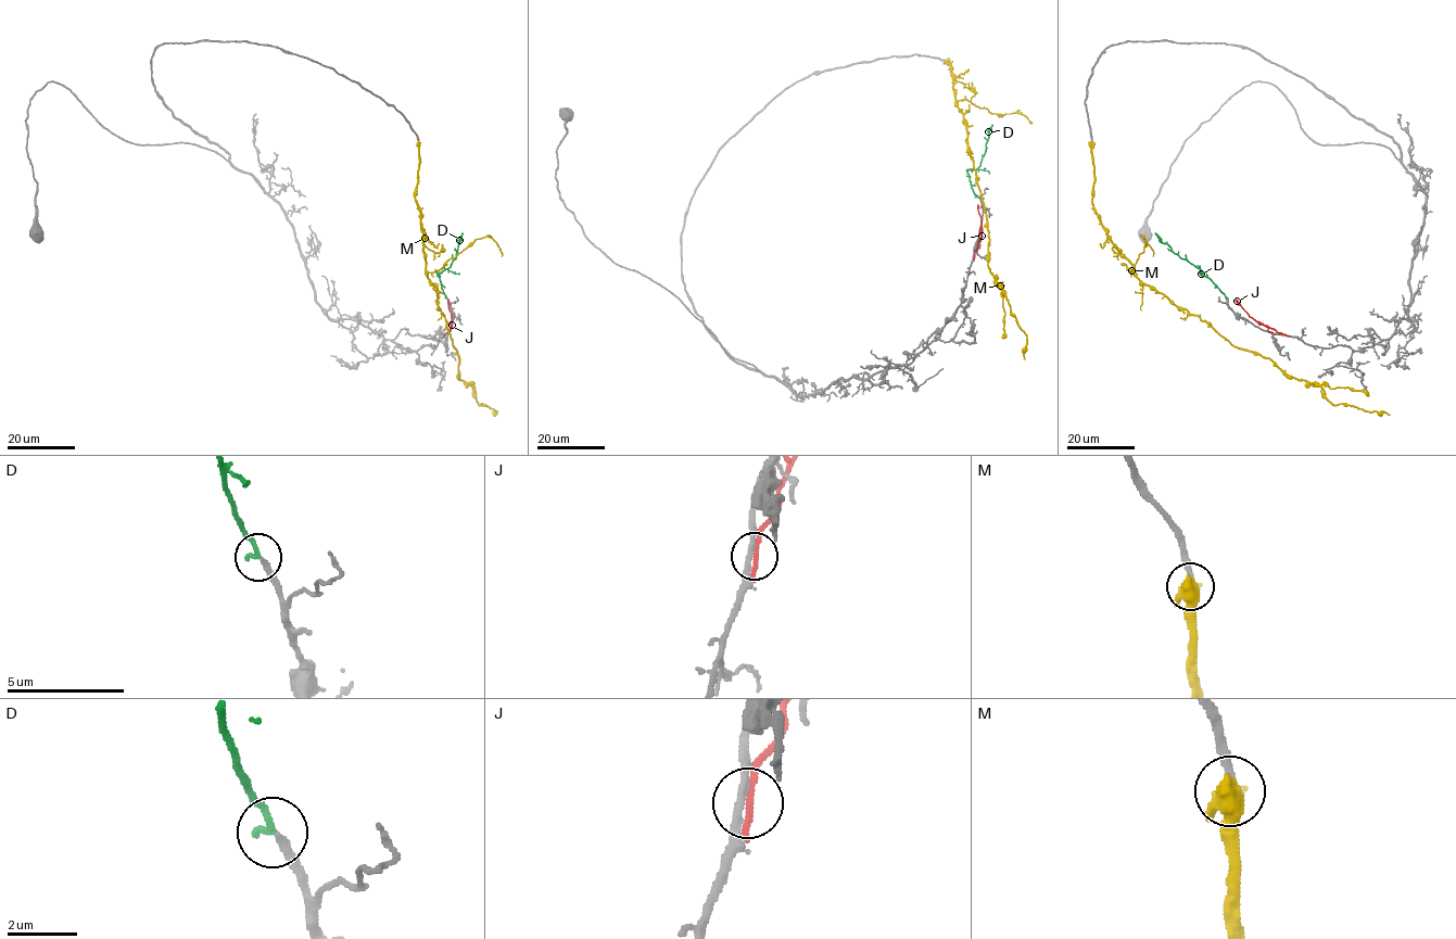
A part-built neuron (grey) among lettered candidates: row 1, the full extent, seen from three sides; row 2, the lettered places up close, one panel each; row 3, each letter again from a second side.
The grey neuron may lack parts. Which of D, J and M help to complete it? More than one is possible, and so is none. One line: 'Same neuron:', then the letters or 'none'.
Same neuron: D

